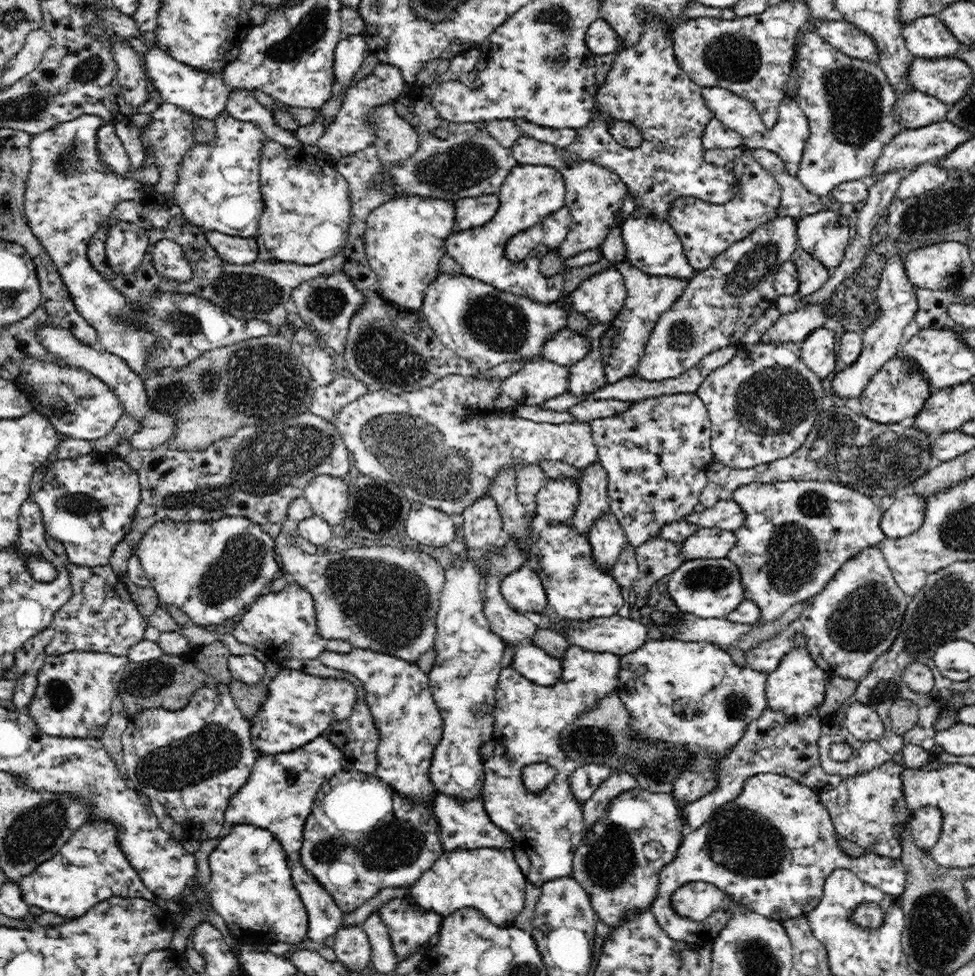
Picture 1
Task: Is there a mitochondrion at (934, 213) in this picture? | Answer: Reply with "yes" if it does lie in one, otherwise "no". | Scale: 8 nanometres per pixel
yes

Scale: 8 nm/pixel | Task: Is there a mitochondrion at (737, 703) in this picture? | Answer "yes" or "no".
yes

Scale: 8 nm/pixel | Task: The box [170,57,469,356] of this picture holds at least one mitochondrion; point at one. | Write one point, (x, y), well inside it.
(249, 293)

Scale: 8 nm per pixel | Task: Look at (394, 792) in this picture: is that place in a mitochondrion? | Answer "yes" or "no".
no

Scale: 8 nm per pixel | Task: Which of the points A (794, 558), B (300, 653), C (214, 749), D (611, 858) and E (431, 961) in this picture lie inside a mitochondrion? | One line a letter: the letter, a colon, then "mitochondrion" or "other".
A: mitochondrion
B: other
C: mitochondrion
D: mitochondrion
E: other

